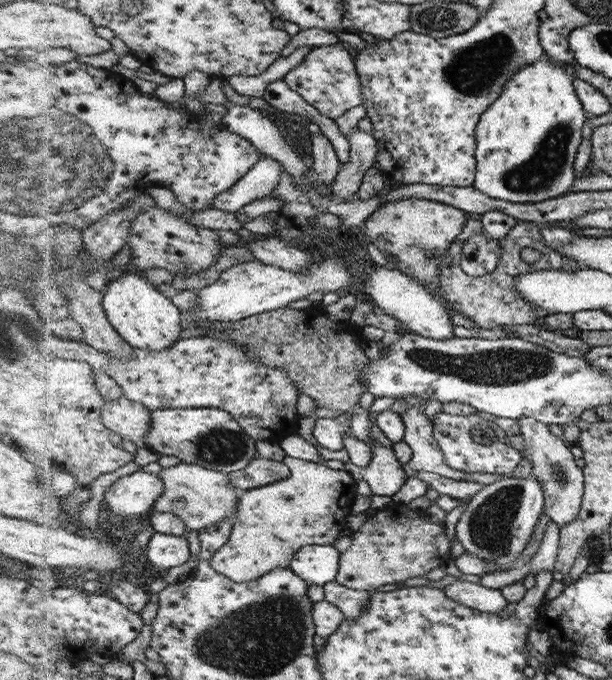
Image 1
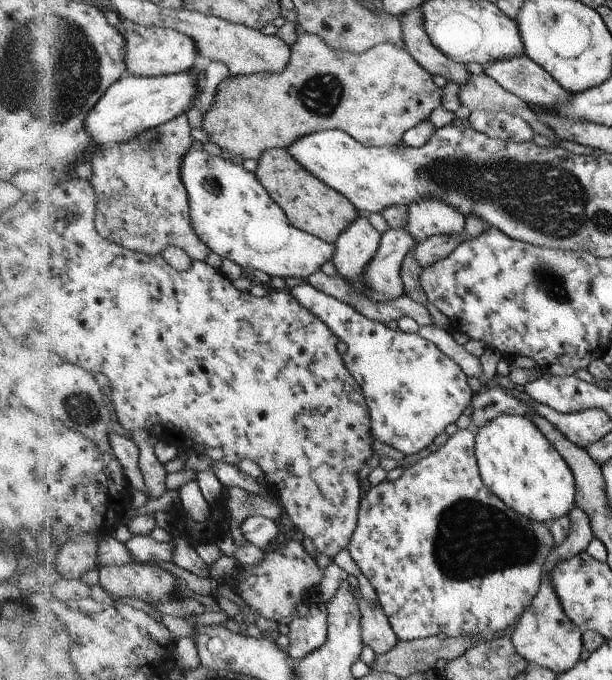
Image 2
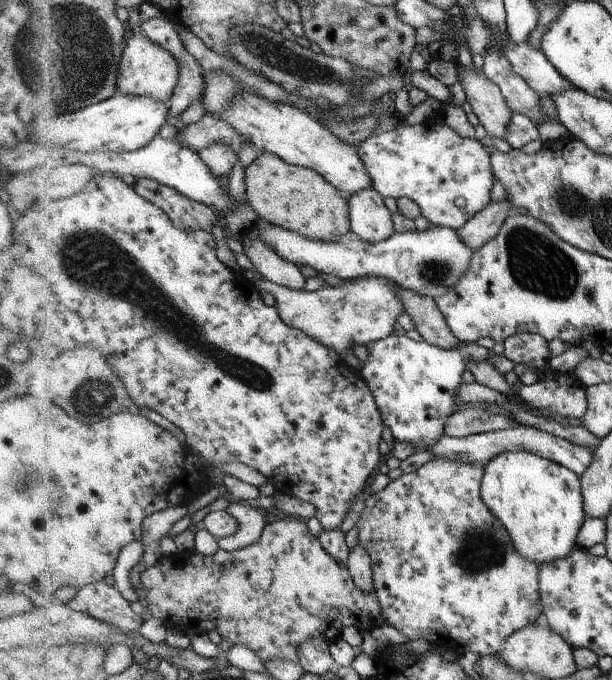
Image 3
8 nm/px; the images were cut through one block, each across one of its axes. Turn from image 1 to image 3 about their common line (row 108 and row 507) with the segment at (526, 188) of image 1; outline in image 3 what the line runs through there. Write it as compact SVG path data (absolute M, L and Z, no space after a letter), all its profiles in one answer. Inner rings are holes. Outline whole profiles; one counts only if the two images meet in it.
M508 451L499 453L485 466L481 499L505 526L517 552L526 560L542 566L565 559L576 546L584 522L580 481L574 471L550 459L530 451Z

